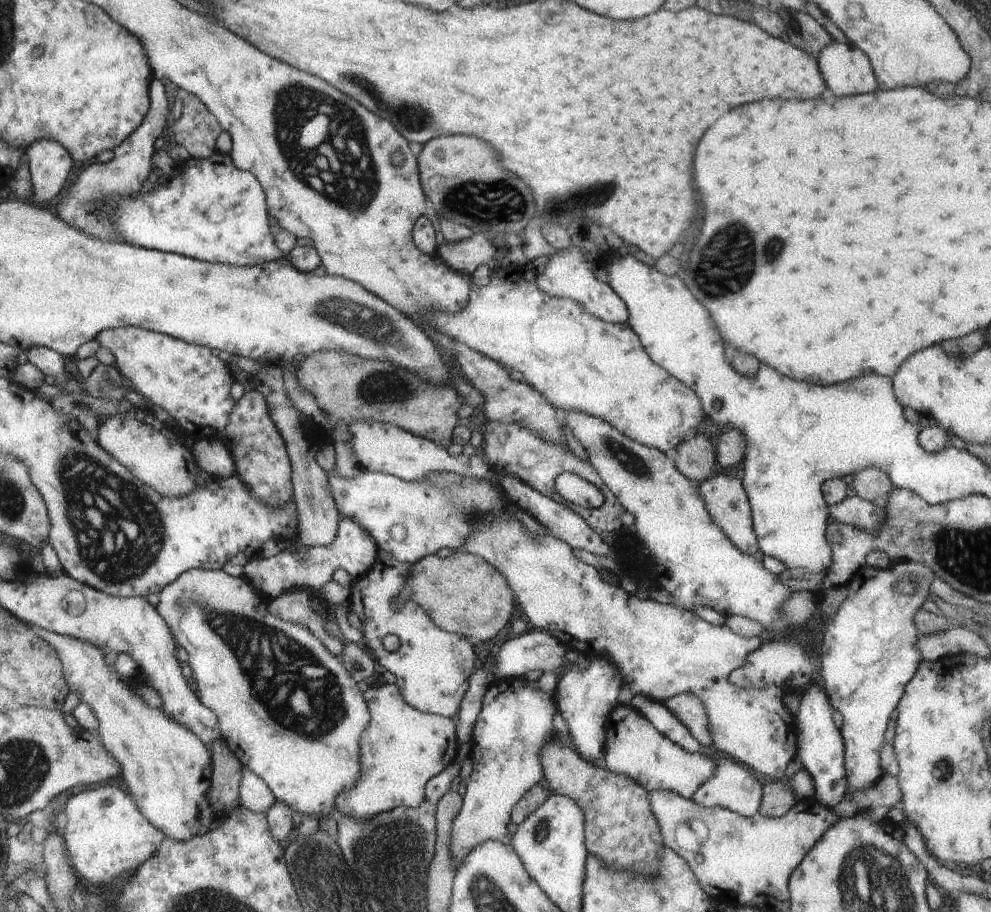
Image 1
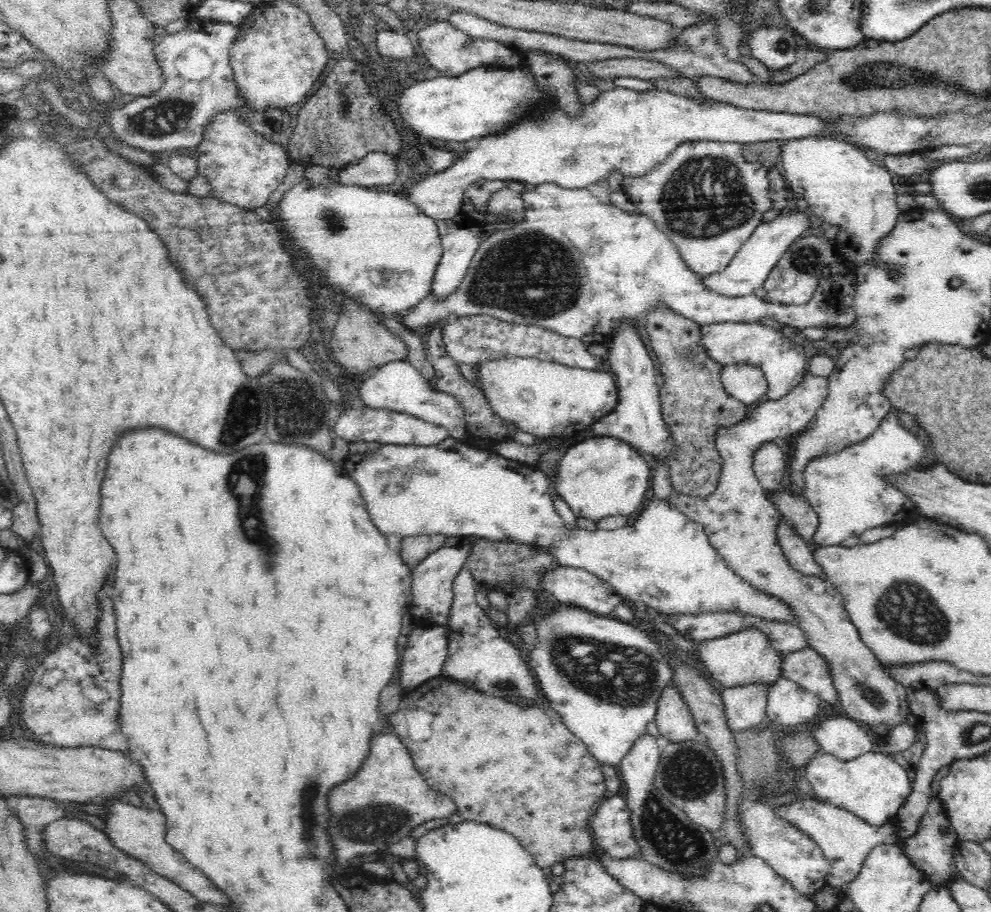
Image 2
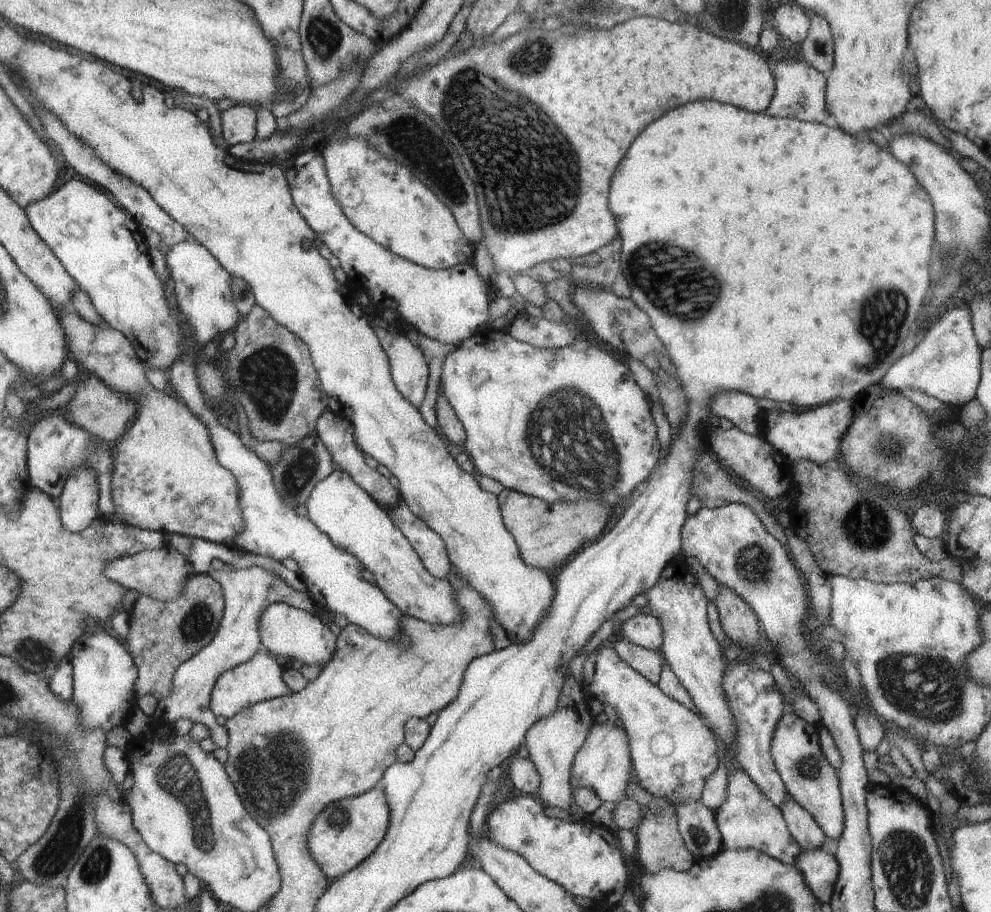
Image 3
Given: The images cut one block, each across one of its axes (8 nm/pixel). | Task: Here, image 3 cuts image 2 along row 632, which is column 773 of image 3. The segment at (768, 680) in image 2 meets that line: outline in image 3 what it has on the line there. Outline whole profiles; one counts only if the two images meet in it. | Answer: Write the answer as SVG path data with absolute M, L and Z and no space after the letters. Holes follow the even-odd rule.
M784 711L772 733L771 757L789 796L812 815L828 838L840 838L845 823L842 793L835 768L821 751L818 725L808 724L793 712Z

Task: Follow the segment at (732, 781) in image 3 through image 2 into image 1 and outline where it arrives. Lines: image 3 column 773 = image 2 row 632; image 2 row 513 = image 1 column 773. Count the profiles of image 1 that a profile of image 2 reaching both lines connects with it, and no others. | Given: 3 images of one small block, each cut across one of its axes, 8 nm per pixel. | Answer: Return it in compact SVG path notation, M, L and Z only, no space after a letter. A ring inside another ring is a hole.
M498 487L504 512L482 514L472 520L470 538L462 550L484 558L494 566L512 589L515 601L520 604L523 614L530 618L530 626L540 628L558 638L568 651L576 650L589 658L608 658L622 676L623 686L628 686L634 695L644 695L664 702L674 695L690 692L698 696L708 714L708 728L712 745L746 764L761 776L780 780L786 774L788 764L795 759L797 750L797 726L795 716L783 702L783 688L770 684L768 688L740 688L729 680L729 673L746 664L750 652L760 648L762 642L756 636L744 637L734 633L727 625L711 625L690 610L676 604L665 605L652 599L639 599L626 592L620 585L608 584L600 578L598 570L580 561L572 549L550 532L544 536L532 536L522 523L508 512L507 496Z

